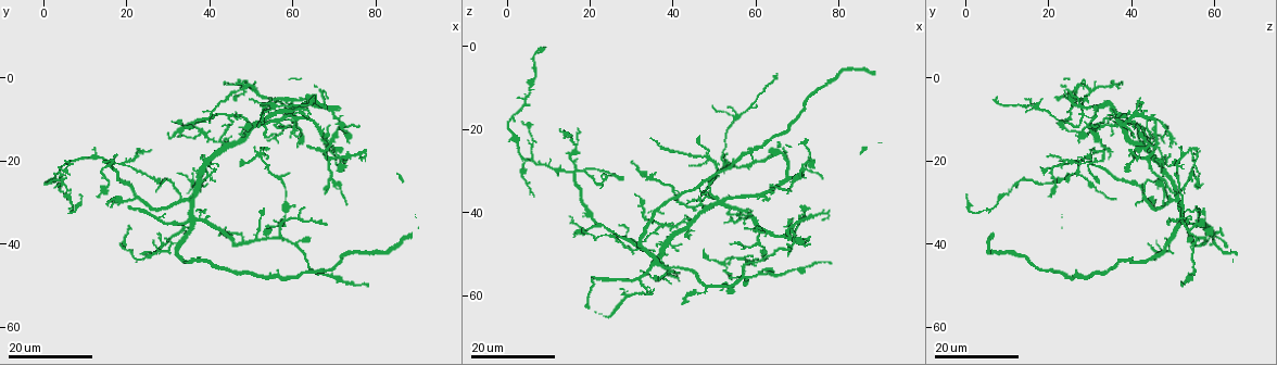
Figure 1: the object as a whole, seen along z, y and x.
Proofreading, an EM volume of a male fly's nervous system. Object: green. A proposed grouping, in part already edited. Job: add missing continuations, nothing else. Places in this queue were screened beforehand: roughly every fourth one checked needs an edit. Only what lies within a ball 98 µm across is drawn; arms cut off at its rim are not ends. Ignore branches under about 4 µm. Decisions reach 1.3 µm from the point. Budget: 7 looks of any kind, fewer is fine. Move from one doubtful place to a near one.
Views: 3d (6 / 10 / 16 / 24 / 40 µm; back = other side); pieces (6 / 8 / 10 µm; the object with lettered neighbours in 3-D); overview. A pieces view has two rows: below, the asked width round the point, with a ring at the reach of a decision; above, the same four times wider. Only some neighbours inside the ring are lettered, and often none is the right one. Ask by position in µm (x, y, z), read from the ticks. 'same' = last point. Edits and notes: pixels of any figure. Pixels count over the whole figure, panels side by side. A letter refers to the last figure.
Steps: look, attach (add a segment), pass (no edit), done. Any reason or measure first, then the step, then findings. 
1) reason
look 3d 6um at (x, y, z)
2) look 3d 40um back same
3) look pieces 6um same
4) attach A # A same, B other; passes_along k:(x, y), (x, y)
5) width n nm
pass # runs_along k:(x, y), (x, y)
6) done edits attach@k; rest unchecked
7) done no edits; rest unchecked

free end
look 3d 24um at (20.0, 31.0, 55.0)

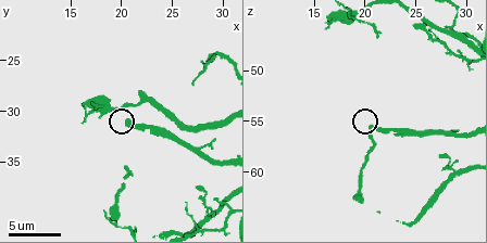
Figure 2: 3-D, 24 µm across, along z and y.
look pieces 10um at (20.4, 31.0, 55.4)

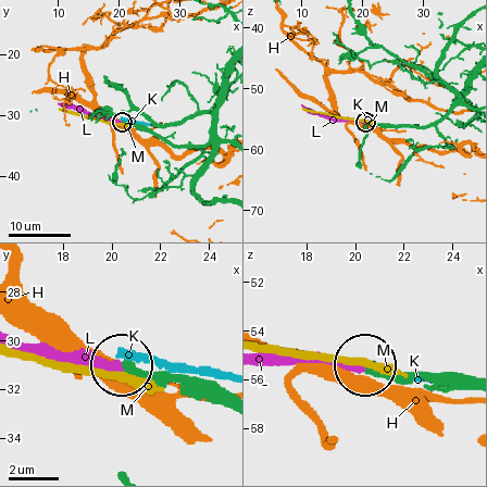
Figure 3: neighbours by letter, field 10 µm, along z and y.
width 350 nm
attach L # H other, K other, L same, M other; passes_along 3:(187, 390), (119, 367), (21, 352); it goes on there

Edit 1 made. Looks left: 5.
free end
look 3d 16um at (42.0, 38.0, 62.0)

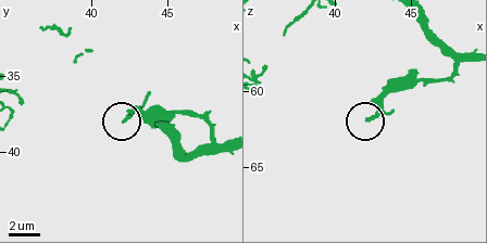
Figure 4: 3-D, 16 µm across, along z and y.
look 3d 10um at (42.4, 38.0, 61.8)

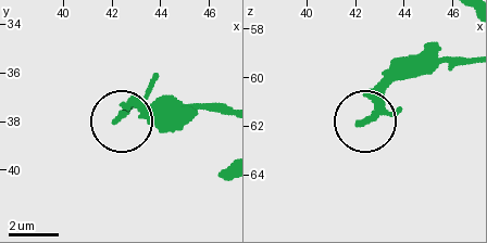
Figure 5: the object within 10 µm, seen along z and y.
look pieces 10um at (42.3, 37.8, 61.9)

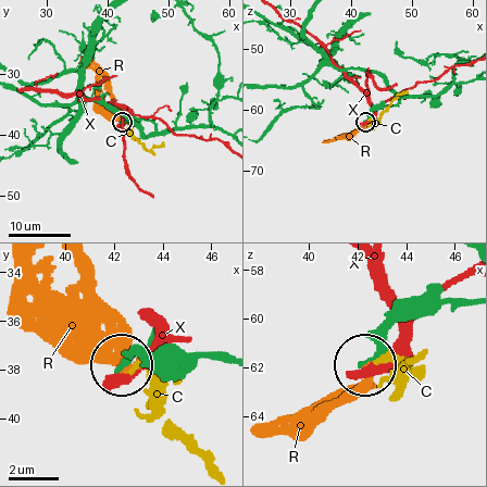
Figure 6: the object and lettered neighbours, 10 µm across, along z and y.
pass # C other, R other, X other; no lettered segment goes on from it

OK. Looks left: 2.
tapers out
look 3d 16um at (63.0, 9.5, 37.0)

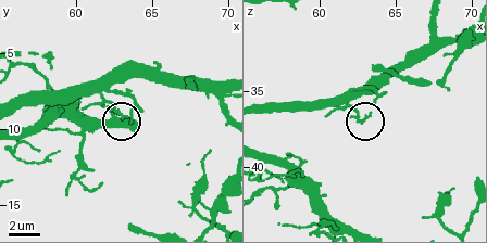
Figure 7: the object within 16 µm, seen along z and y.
see the neighbours
look pieces 6um at (63.0, 9.2, 36.6)

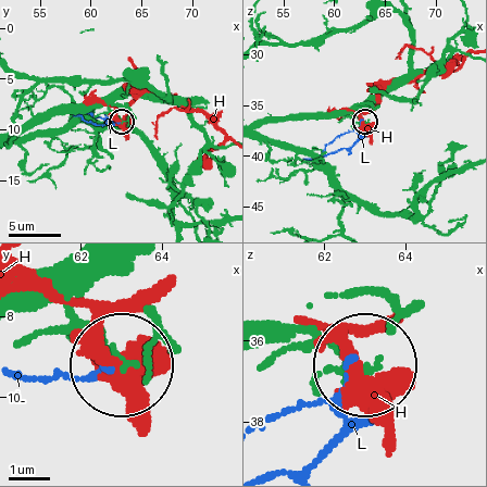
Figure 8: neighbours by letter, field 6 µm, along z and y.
width 160 nm
pass # H other, L other; none of them fits

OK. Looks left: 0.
done edits attach@3; rest unchecked

